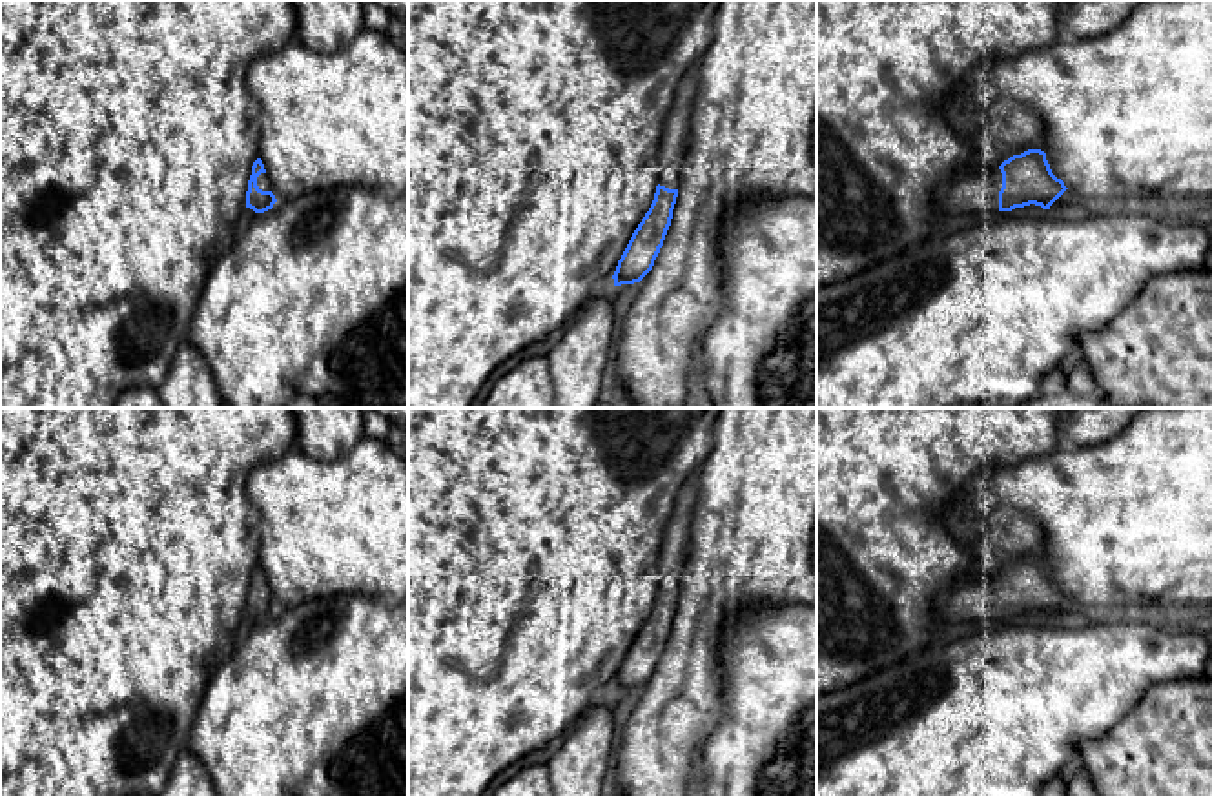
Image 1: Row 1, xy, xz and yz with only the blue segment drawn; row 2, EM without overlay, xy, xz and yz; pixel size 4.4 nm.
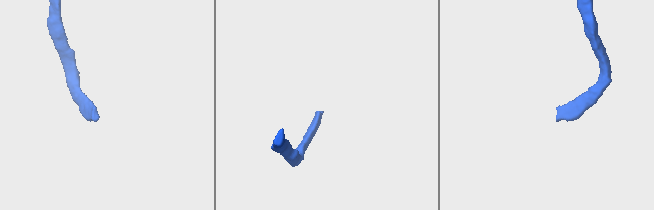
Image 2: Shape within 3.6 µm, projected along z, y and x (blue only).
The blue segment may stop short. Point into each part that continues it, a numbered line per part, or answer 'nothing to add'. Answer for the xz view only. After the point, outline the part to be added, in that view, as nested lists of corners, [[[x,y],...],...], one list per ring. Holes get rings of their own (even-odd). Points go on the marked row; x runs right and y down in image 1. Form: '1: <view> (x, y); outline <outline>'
1: xz (673, 142); outline [[[700,60],[689,67],[687,75],[678,84],[660,137],[656,158],[658,184],[669,189],[678,189],[680,169],[687,155],[689,122],[698,89],[698,67]]]

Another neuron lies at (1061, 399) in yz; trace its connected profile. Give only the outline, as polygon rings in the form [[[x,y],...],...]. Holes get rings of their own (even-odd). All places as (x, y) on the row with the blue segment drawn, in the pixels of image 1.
[[[1061,390],[1052,395],[1033,395],[1017,408],[1119,408],[1119,406],[1110,404],[1099,390],[1086,395],[1075,395],[1068,390]]]

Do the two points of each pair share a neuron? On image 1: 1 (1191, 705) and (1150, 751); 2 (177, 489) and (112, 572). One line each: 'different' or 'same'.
1: same
2: same

